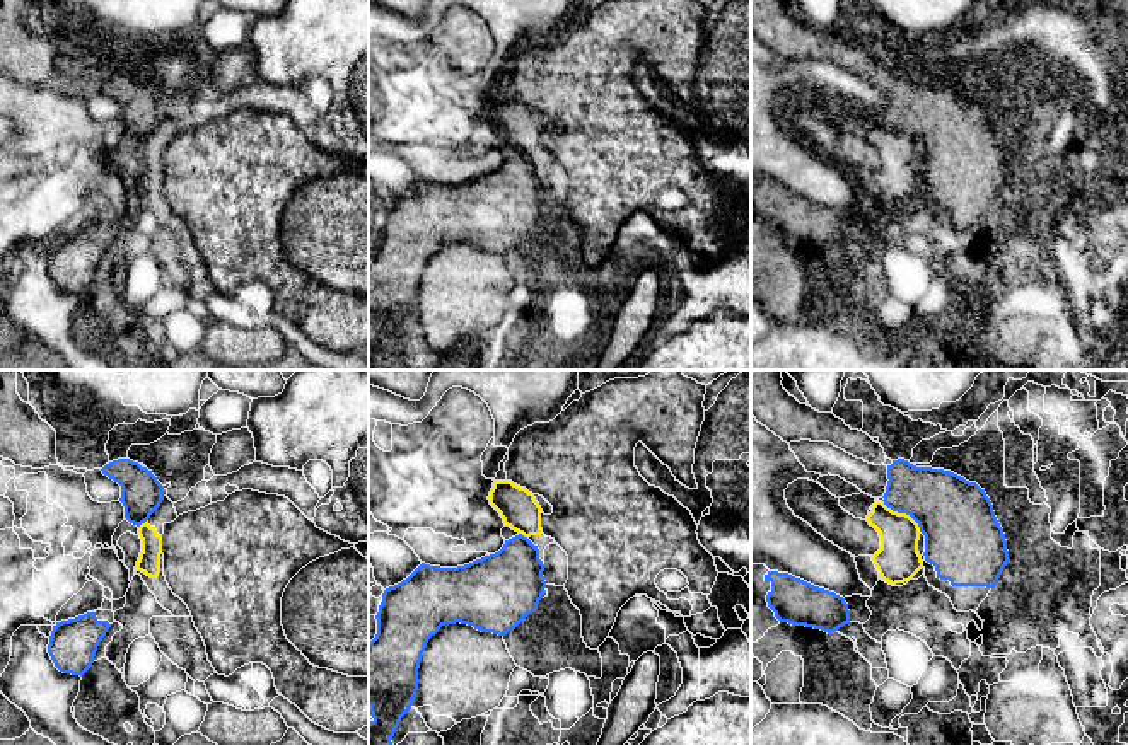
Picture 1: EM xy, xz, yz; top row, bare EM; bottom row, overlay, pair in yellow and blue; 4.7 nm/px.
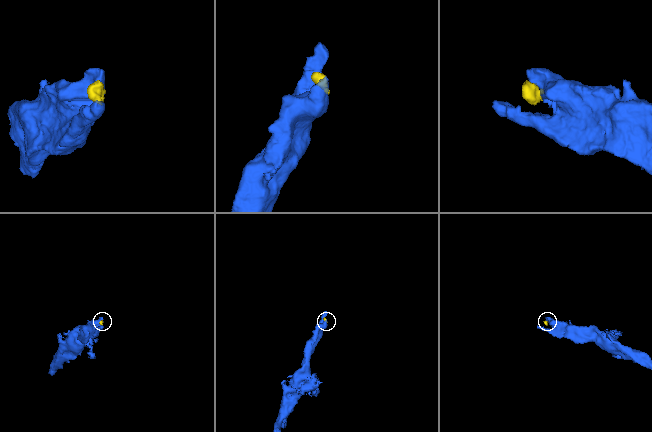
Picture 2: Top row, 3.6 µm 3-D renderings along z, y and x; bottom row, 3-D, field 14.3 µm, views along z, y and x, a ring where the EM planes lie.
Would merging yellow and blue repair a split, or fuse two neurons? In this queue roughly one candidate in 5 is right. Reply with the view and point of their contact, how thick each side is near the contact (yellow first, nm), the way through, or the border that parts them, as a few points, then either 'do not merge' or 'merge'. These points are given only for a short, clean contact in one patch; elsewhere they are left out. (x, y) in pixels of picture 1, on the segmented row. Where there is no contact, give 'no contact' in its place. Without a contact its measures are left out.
contact yz (903, 513); calibres 200 and 360 nm; border yz (883, 500), (893, 510), (905, 512), (920, 531); do not merge

